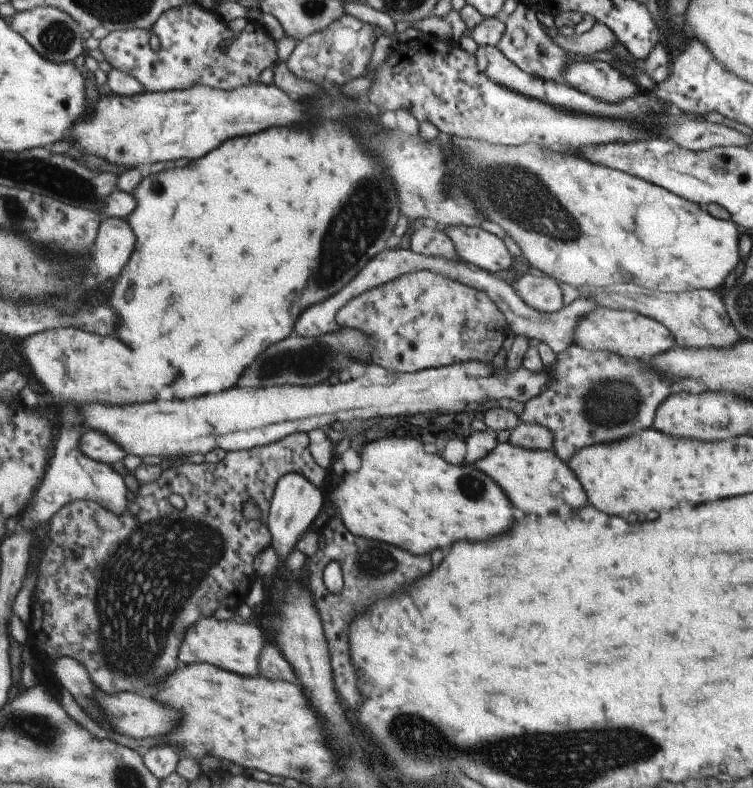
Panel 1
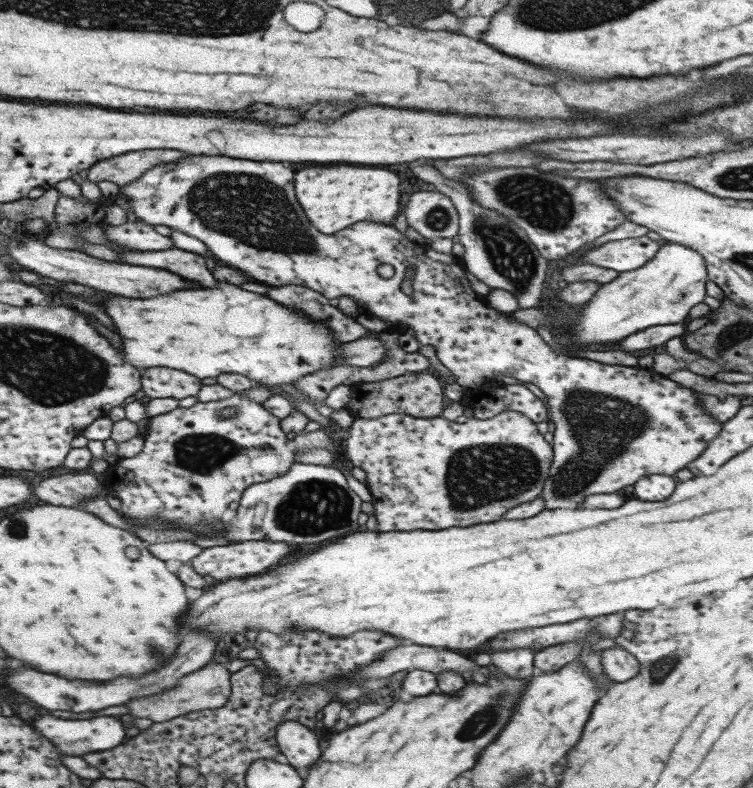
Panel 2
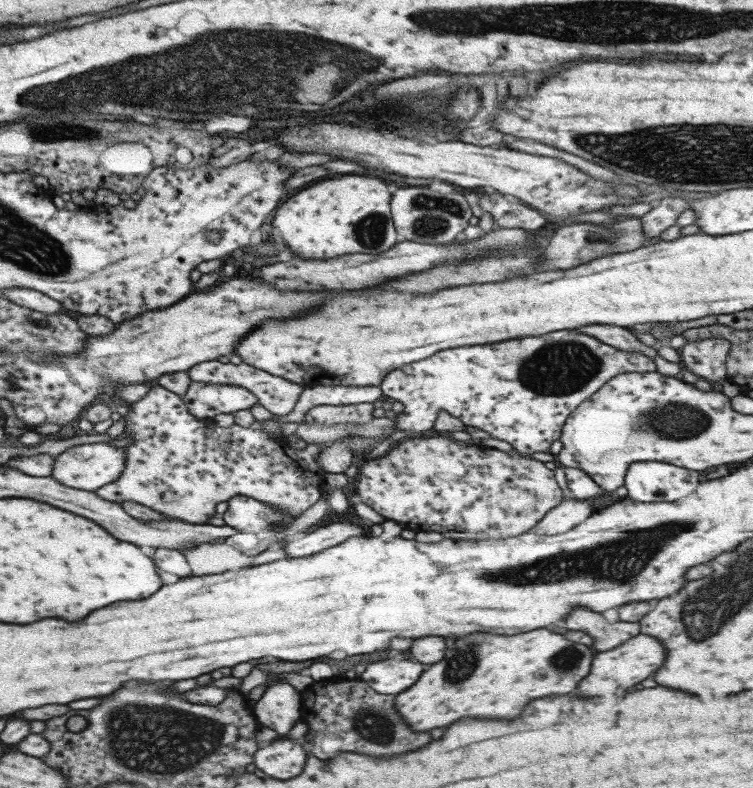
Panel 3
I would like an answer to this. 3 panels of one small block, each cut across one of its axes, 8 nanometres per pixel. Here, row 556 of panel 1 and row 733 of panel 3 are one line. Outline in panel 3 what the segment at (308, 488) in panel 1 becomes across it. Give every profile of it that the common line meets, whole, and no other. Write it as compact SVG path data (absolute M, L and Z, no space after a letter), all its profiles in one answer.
M286 682L269 684L264 696L253 706L253 714L260 725L286 737L296 722L302 720L302 702L294 686Z

